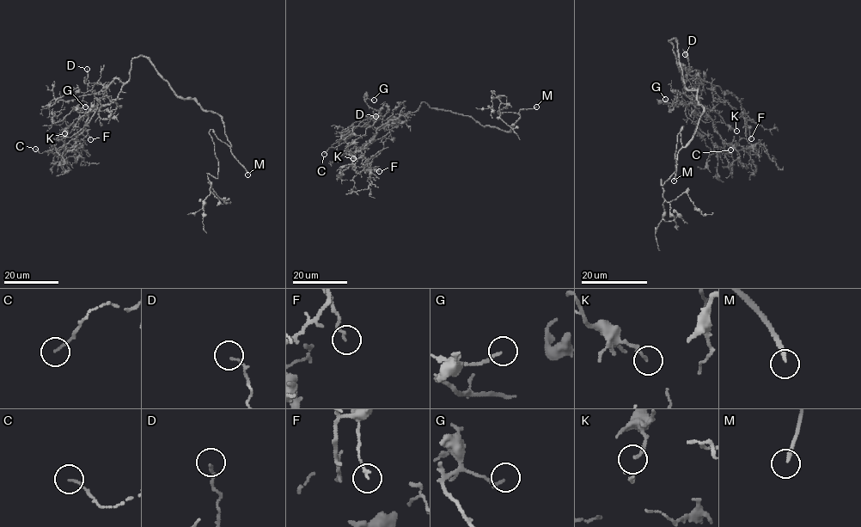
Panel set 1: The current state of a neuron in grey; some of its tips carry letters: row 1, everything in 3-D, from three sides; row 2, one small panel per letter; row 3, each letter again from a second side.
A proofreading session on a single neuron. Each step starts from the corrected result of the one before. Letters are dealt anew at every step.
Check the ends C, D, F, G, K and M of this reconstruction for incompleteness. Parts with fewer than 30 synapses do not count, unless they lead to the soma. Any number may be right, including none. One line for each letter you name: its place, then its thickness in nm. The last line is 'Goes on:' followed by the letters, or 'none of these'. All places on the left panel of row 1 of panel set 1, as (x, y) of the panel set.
M: Place: (247, 174). Thickness 170 nm
Goes on: M

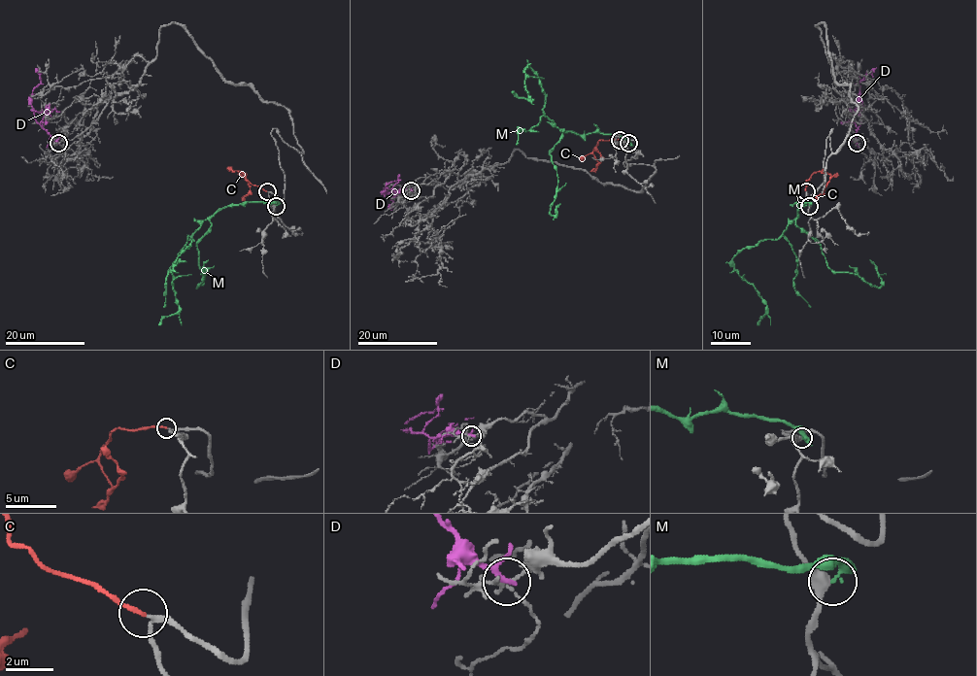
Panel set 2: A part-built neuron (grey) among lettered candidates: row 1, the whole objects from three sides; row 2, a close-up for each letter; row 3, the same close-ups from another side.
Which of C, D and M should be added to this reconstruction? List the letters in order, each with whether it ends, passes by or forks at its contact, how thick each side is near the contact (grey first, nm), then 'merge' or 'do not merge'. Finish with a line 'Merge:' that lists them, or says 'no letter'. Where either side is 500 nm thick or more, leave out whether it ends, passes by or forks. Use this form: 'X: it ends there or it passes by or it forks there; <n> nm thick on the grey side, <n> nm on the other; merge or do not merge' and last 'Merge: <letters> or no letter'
C: it ends there; 180 nm thick on the grey side, 160 nm on the other; merge
D: it passes by; 130 nm thick on the grey side, 180 nm on the other; do not merge
M: it passes by; 380 nm thick on the grey side, 200 nm on the other; do not merge
Merge: C

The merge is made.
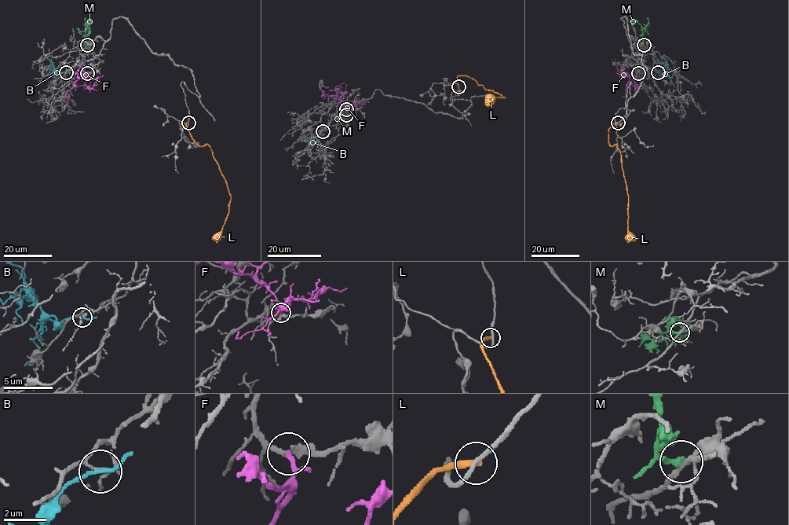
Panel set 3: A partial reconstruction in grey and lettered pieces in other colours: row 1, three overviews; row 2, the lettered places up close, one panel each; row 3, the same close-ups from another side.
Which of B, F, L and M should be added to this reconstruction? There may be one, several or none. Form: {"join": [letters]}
{"join": ["F"]}

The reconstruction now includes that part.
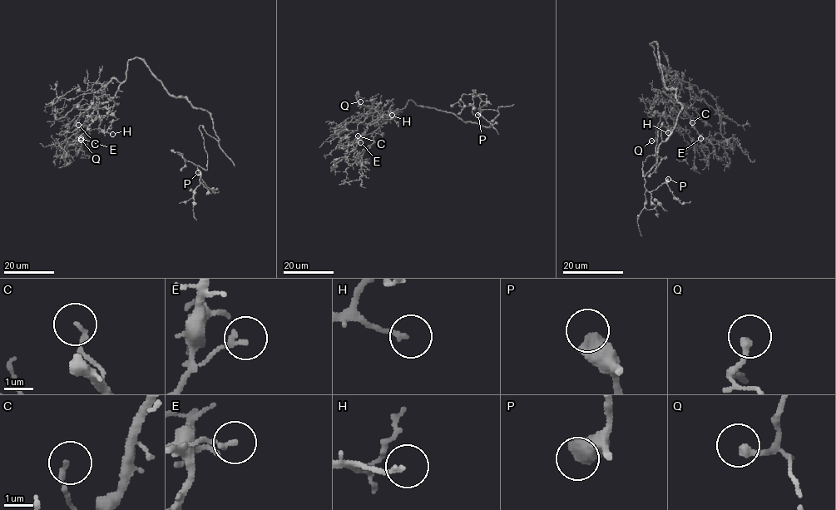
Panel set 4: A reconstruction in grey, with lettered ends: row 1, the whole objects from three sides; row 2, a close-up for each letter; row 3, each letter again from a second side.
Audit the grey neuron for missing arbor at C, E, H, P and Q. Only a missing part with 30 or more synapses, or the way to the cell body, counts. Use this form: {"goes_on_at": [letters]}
{"goes_on_at": ["H", "Q"]}

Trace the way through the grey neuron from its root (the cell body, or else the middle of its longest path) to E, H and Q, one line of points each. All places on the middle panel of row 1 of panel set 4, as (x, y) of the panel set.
E: (447, 112), (422, 107), (409, 100), (403, 108), (380, 116), (371, 122), (357, 141), (357, 143), (360, 142)
H: (447, 112), (422, 107), (409, 100), (403, 108), (381, 116), (378, 121), (384, 115), (392, 115)
Q: (447, 112), (409, 100), (403, 108), (378, 121), (382, 117), (380, 115), (358, 105), (360, 101)

